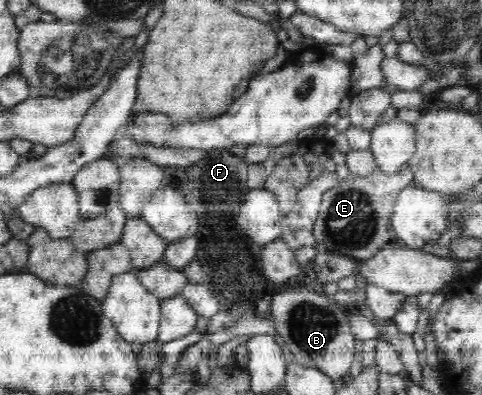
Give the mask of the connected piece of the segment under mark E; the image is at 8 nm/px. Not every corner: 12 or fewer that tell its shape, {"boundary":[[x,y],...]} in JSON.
{"boundary":[[408,165],[349,175],[322,198],[317,249],[368,260],[397,237]]}

